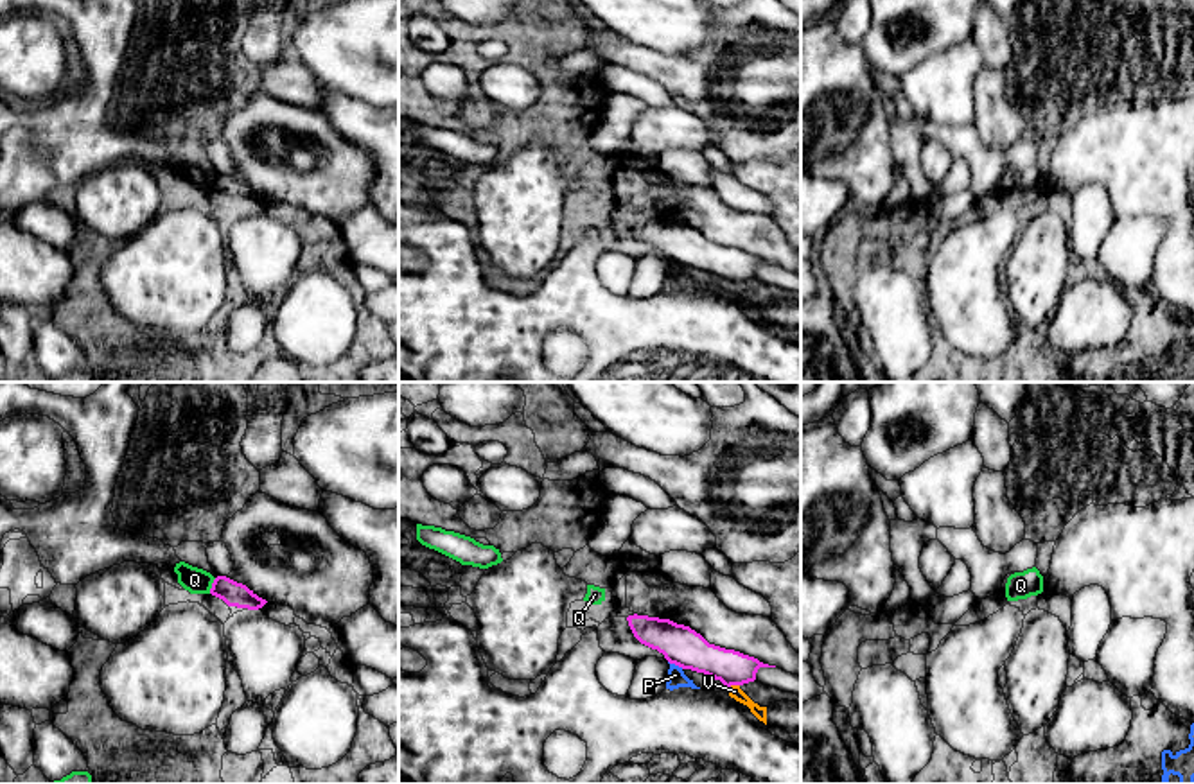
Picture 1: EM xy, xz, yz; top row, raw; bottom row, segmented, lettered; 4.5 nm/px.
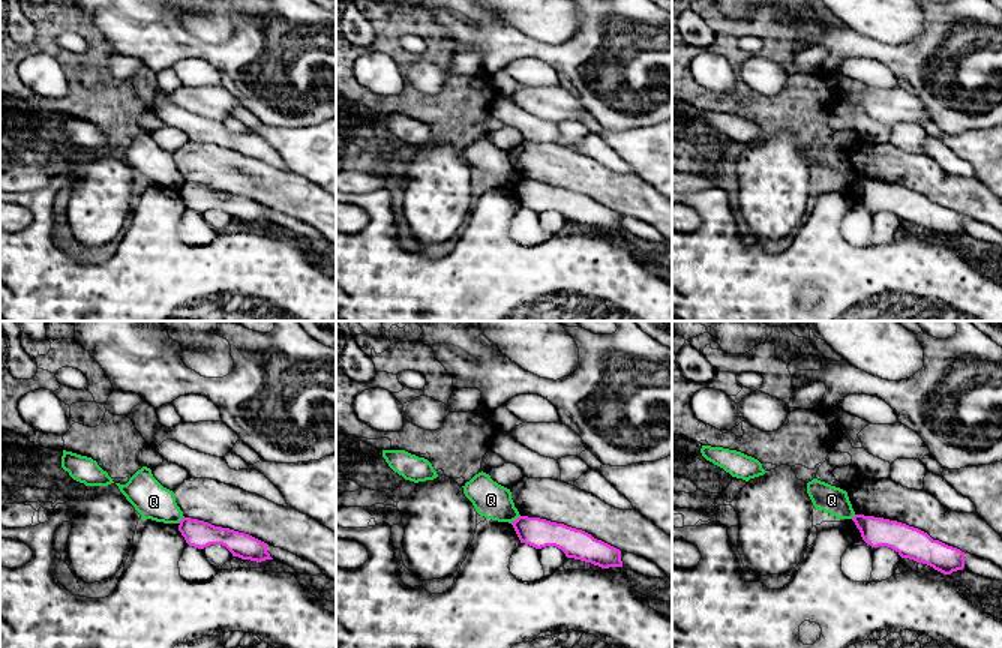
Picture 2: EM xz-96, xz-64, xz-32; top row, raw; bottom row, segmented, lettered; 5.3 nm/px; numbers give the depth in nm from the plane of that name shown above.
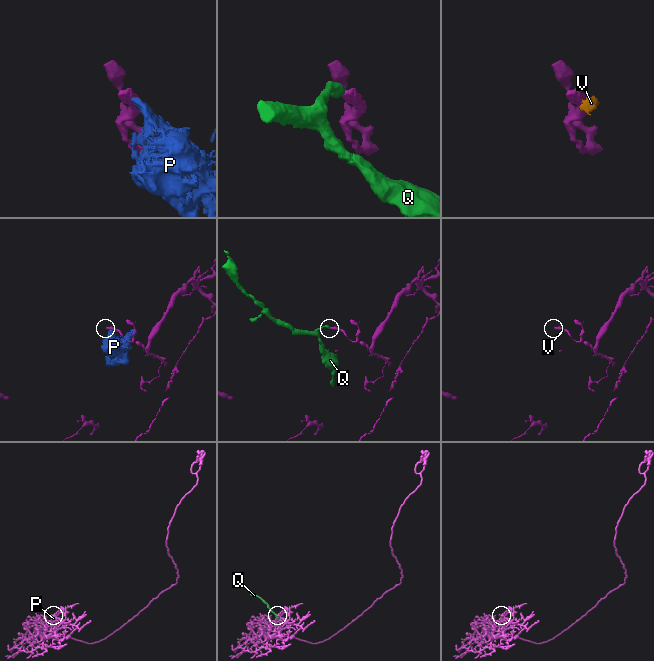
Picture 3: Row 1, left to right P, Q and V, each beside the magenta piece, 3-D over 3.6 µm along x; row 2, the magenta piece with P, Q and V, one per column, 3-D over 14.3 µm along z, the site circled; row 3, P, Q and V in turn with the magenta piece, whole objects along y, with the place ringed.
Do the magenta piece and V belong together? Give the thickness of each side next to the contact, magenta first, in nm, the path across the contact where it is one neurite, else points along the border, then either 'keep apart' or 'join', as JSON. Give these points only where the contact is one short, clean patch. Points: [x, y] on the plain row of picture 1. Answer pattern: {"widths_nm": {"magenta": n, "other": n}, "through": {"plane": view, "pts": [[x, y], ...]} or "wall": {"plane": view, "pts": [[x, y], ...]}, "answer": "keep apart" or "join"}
{"widths_nm": {"magenta": 170, "other": 60}, "wall": {"plane": "xz", "pts": [[738, 282], [728, 286]]}, "answer": "keep apart"}

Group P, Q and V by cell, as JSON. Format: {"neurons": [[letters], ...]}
{"neurons": [["P", "V"], ["Q"]]}

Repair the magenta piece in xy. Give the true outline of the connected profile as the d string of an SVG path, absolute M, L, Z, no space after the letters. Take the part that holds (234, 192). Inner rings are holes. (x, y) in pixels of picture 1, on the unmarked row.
M217 174L212 181L210 192L223 197L228 205L259 208L268 199L259 196L246 183L237 181L226 174Z

